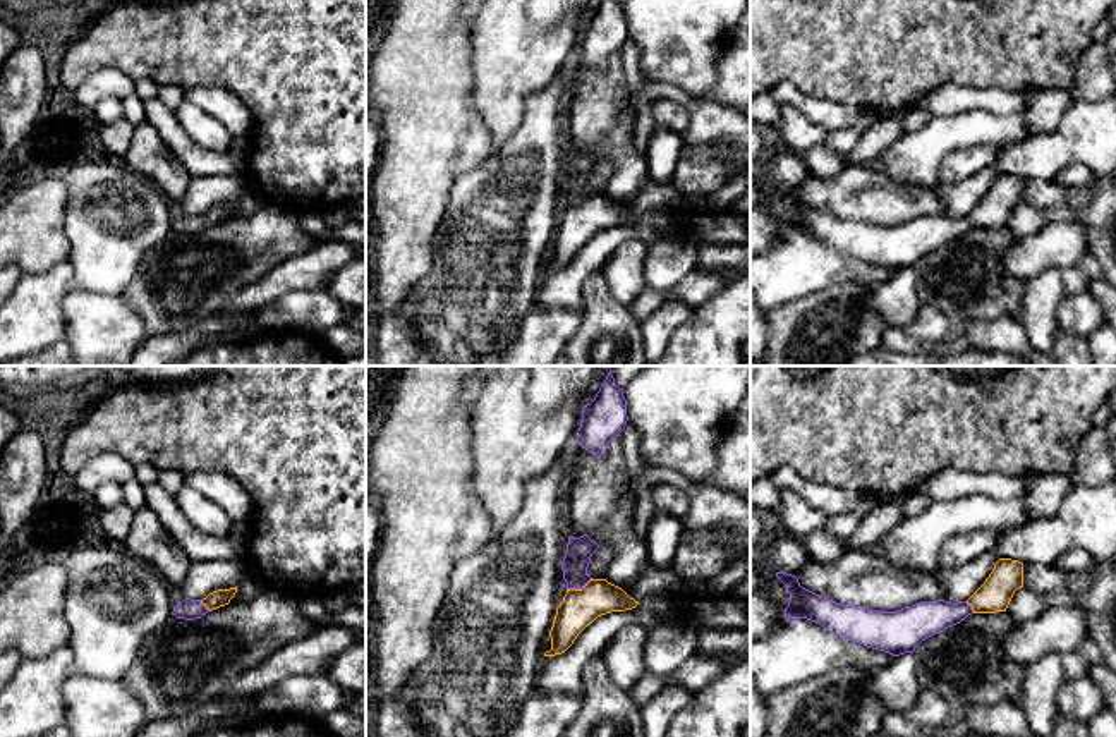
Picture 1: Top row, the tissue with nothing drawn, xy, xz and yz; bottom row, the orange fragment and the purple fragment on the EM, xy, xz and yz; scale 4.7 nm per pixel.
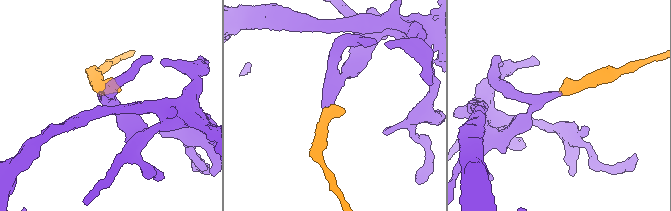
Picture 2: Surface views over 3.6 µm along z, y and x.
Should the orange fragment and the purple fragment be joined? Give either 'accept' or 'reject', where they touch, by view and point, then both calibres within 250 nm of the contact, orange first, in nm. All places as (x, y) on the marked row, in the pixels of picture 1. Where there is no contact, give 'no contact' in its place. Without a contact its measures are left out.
accept | xz (579, 590) | 180/130 nm

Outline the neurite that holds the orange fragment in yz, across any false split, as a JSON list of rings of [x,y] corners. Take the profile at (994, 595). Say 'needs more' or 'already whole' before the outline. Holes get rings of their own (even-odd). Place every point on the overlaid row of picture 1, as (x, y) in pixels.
needs more; [[[999,558],[986,582],[967,601],[920,601],[898,612],[841,605],[802,588],[792,574],[776,572],[776,577],[790,593],[785,620],[807,618],[834,636],[900,656],[913,653],[922,641],[972,613],[1006,612],[1015,591],[1023,588],[1023,563]]]

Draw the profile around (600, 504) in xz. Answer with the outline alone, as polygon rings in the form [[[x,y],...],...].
[[[620,436],[613,438],[603,457],[575,442],[570,467],[568,536],[587,534],[597,545],[610,545],[615,555],[604,579],[615,586],[634,584],[649,563],[649,550],[634,529],[635,496]]]

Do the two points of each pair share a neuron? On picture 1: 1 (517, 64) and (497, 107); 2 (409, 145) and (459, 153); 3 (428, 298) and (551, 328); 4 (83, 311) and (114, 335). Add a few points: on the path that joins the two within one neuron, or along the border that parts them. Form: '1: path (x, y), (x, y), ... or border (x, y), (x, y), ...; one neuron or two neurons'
1: path (507, 74), (500, 86), (500, 97); one neuron
2: path (421, 145), (447, 145); one neuron
3: border (534, 304), (507, 347); two neurons
4: path (90, 318), (107, 334); one neuron

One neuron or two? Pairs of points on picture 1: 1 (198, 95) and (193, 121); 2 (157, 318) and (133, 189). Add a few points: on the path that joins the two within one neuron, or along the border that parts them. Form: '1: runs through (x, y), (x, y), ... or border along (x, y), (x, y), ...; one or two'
1: border along (186, 98), (208, 112), (227, 131); two
2: border along (170, 229), (143, 256), (126, 289); two

